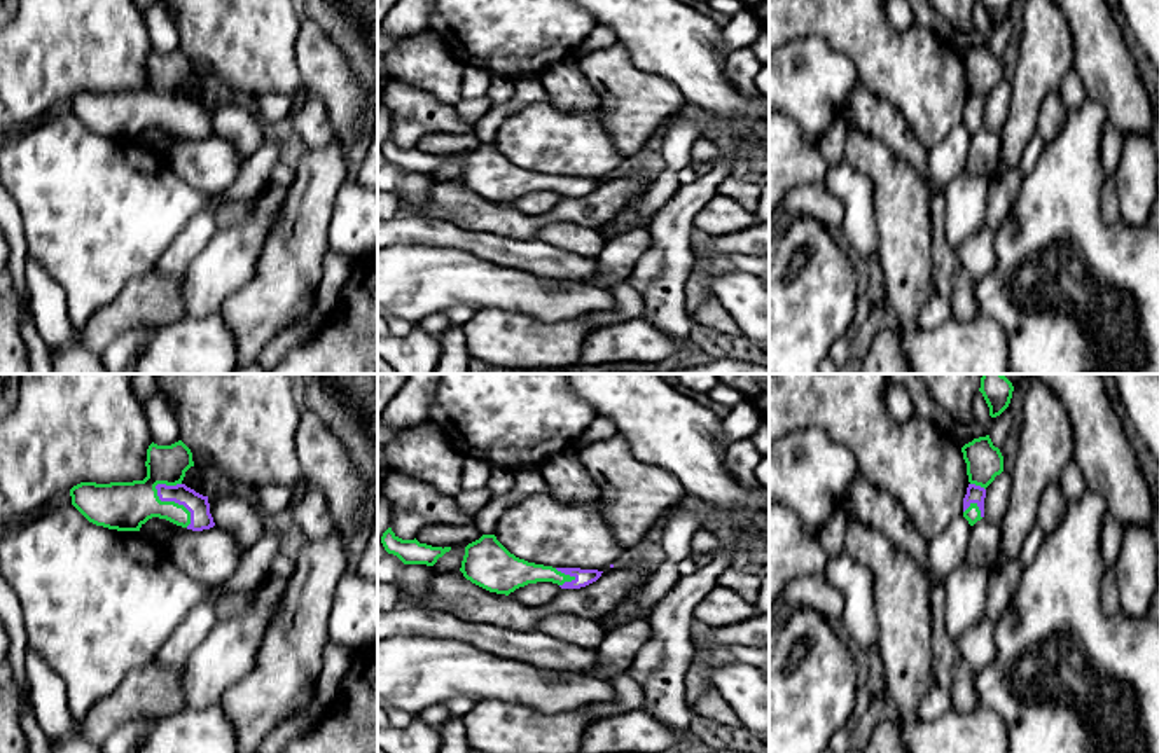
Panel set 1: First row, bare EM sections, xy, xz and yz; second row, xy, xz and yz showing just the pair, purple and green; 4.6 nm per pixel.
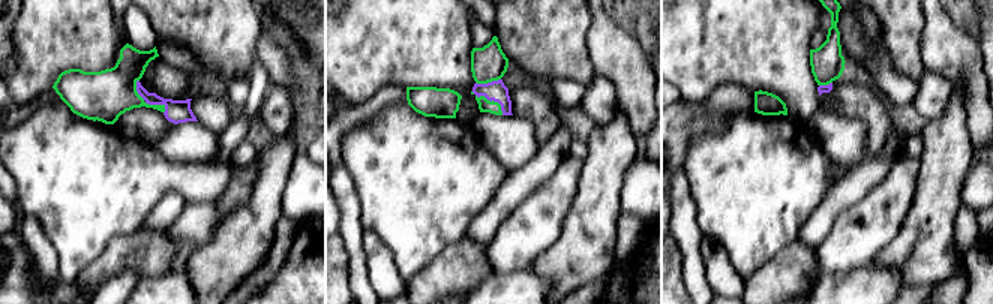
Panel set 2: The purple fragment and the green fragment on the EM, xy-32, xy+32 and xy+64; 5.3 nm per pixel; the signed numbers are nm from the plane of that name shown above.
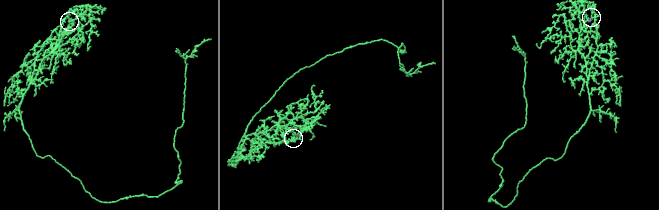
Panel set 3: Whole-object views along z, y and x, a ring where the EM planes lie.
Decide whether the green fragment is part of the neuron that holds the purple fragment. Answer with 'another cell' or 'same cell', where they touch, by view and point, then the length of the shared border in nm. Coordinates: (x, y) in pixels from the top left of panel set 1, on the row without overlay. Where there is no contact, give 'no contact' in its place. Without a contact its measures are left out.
same cell; meets purple in xy at (173, 109); contact 240 nm long

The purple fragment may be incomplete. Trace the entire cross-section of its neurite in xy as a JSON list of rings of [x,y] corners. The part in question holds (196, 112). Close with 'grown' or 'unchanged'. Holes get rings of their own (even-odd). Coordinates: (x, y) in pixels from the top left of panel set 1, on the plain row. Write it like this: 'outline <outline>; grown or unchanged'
outline [[[182,51],[150,52],[147,86],[133,91],[80,91],[70,98],[72,114],[93,133],[117,140],[140,140],[152,126],[203,140],[215,135],[208,105],[182,89],[194,75],[191,58]]]; grown

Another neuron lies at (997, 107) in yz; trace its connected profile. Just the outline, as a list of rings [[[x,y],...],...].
[[[1002,80],[995,89],[986,96],[984,107],[984,128],[1002,133],[1003,124],[1009,119],[1010,108],[1010,82]]]

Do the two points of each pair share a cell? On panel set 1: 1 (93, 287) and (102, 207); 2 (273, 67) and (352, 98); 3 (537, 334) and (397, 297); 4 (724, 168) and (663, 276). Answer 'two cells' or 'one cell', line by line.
1: one cell
2: two cells
3: two cells
4: one cell

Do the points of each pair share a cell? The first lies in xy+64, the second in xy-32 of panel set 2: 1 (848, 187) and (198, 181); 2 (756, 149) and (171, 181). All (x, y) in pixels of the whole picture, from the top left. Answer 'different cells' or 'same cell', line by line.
1: different cells
2: same cell

